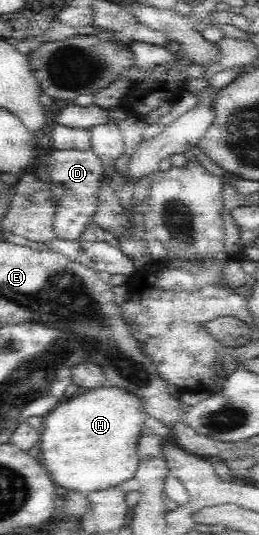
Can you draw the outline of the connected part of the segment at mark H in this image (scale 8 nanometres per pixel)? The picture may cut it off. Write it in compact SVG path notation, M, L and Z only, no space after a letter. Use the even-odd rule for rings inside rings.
M115 385L81 390L44 417L38 458L56 486L94 493L134 478L139 465L137 445L147 414L140 398Z

